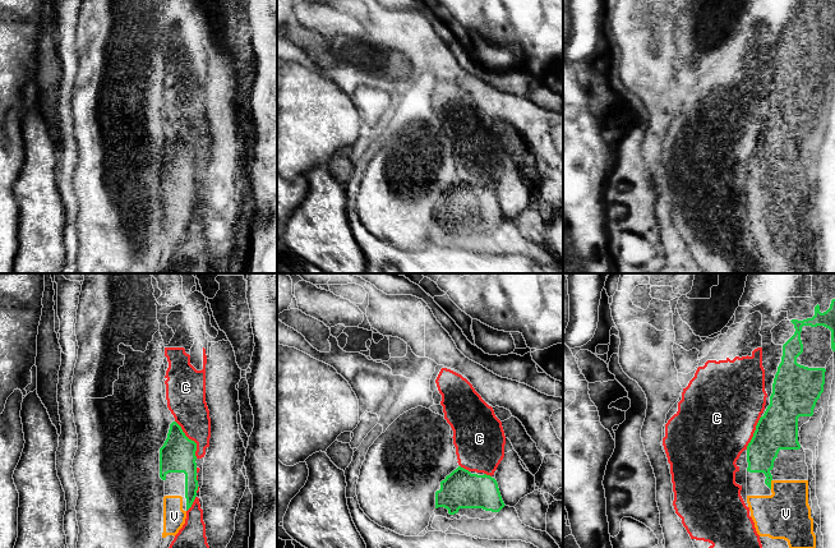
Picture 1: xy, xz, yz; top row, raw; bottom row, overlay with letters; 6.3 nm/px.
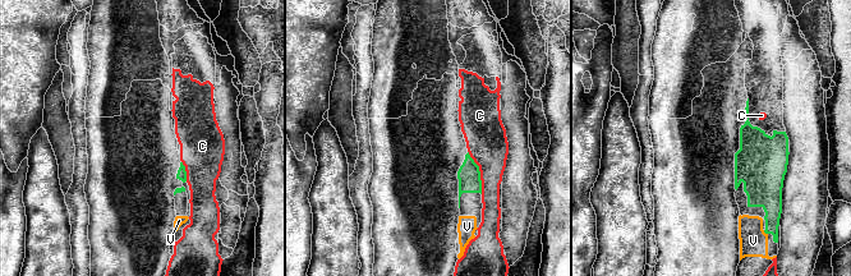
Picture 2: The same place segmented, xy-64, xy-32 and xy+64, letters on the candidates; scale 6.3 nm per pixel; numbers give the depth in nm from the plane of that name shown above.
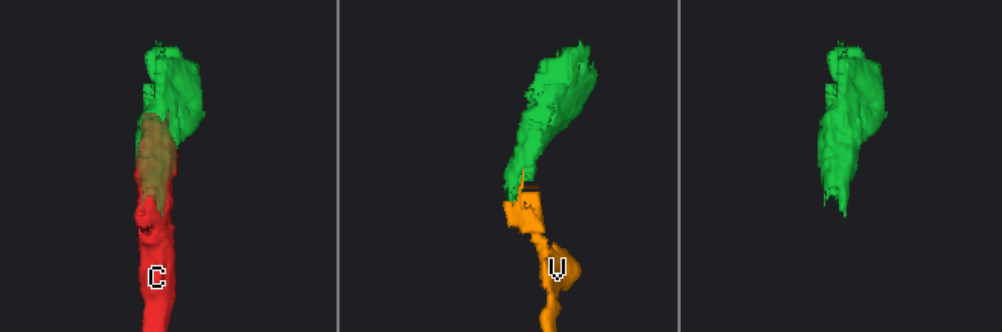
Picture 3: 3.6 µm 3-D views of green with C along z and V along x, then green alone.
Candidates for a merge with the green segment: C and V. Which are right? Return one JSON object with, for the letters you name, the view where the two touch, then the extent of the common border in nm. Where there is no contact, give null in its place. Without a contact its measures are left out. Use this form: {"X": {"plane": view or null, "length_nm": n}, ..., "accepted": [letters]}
{"V": {"plane": "yz", "length_nm": 60}, "accepted": ["V"]}

